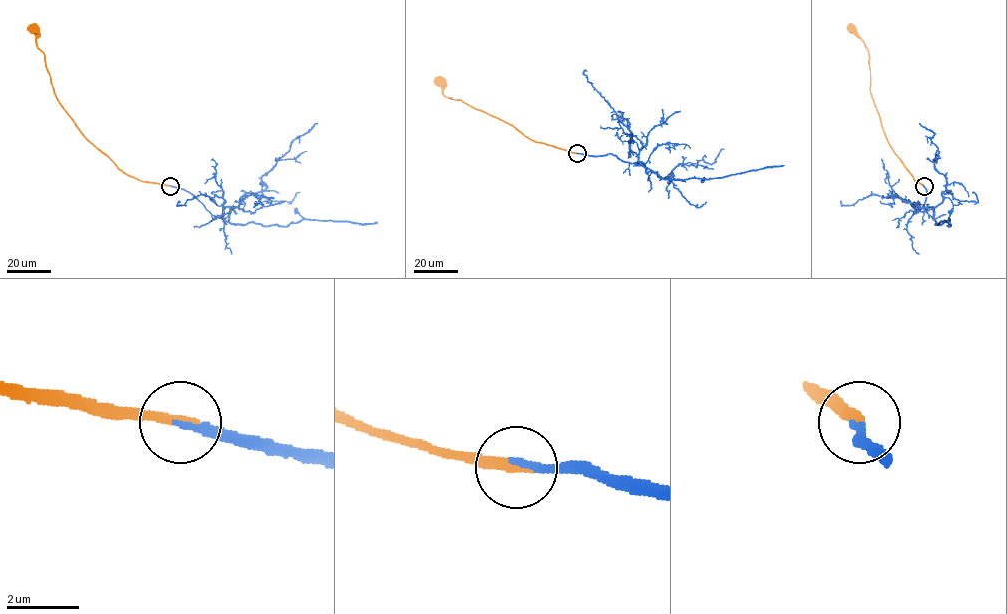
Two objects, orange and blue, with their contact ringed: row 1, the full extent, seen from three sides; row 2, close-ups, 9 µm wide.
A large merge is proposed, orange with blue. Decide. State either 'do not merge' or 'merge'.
merge

